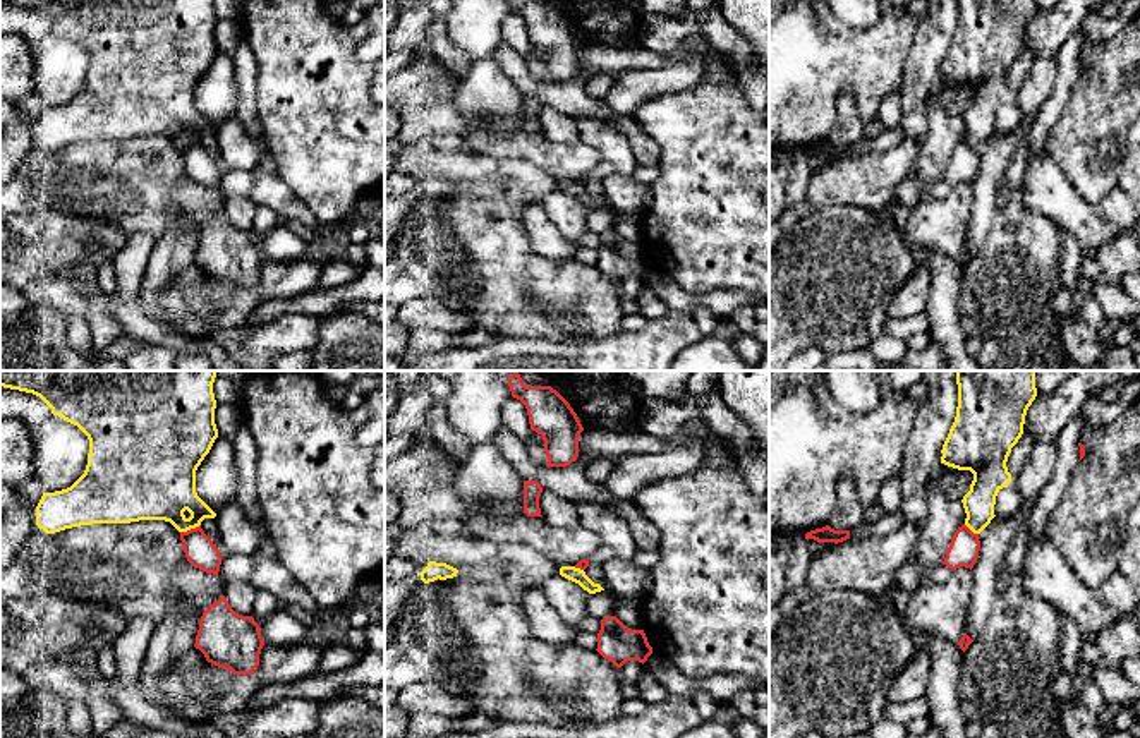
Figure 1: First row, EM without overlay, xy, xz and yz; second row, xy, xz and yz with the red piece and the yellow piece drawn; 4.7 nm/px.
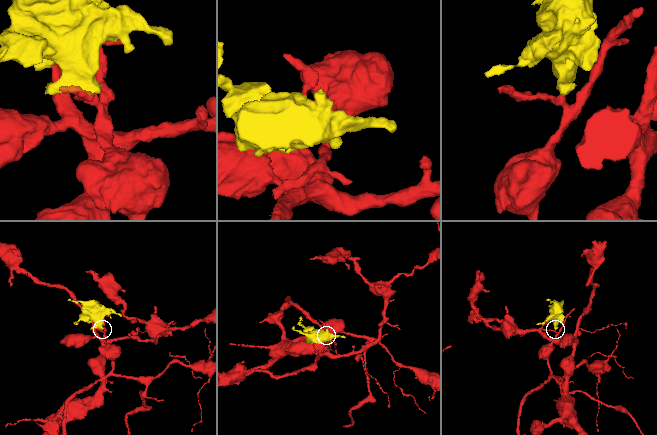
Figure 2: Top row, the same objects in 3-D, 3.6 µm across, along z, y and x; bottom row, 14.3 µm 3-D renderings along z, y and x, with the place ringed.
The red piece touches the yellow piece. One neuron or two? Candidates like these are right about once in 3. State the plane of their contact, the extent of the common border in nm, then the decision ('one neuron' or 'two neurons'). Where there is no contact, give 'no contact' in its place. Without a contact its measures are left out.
contact in xy; length 100 nm; two neurons

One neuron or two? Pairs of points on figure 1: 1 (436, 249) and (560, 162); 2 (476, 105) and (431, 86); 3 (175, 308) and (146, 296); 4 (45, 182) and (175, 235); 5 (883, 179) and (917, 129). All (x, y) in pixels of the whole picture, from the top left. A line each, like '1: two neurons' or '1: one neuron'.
1: two neurons
2: two neurons
3: two neurons
4: two neurons
5: two neurons

